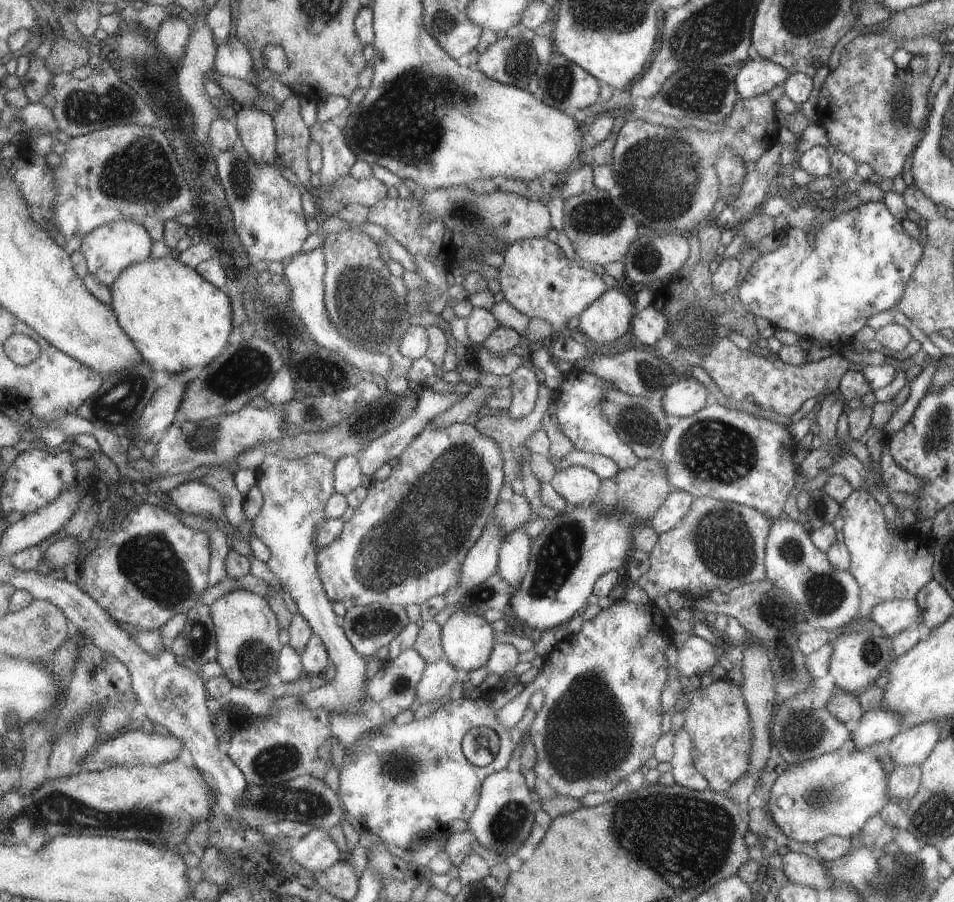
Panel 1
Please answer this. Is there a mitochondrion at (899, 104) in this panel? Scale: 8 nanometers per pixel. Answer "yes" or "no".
yes

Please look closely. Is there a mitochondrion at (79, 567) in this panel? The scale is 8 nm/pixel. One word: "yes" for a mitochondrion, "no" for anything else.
no

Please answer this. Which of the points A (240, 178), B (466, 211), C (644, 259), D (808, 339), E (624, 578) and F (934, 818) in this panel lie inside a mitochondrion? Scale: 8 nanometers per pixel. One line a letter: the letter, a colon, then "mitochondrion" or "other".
A: mitochondrion
B: mitochondrion
C: mitochondrion
D: other
E: other
F: mitochondrion

